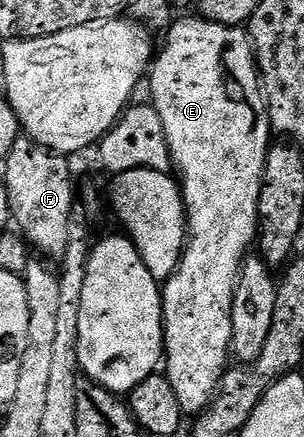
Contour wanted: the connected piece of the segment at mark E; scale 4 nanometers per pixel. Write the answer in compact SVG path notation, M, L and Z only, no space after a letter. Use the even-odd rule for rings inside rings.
M201 16L186 17L183 21L175 20L165 34L166 46L157 50L152 61L152 68L148 73L148 85L150 81L150 97L154 110L160 115L160 123L164 123L164 135L168 139L170 159L173 172L180 182L182 201L186 205L186 228L188 236L186 247L182 251L182 258L176 267L176 271L161 286L162 290L162 320L164 322L164 375L168 383L172 383L172 391L176 391L176 399L180 399L180 407L183 414L202 415L210 408L218 385L222 381L222 374L228 368L231 360L230 344L232 343L232 299L238 286L238 273L242 269L242 262L246 260L255 244L258 236L258 204L260 203L260 187L262 176L266 166L266 155L272 144L272 130L270 127L270 114L266 108L266 98L260 74L258 62L254 56L254 47L250 43L249 32L245 28L236 25L221 25L215 21L207 21Z

